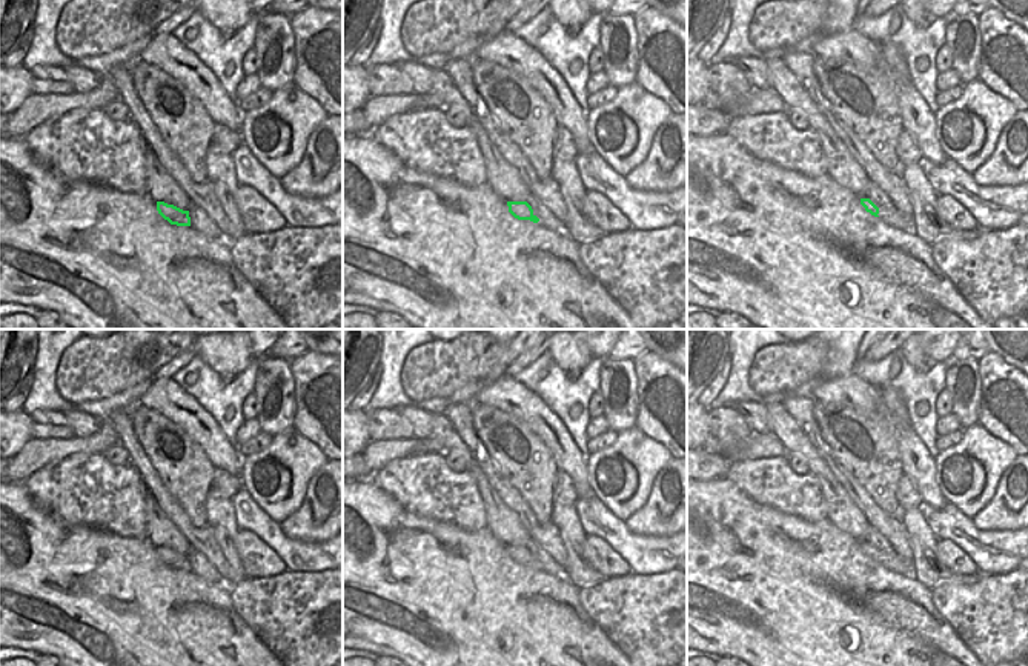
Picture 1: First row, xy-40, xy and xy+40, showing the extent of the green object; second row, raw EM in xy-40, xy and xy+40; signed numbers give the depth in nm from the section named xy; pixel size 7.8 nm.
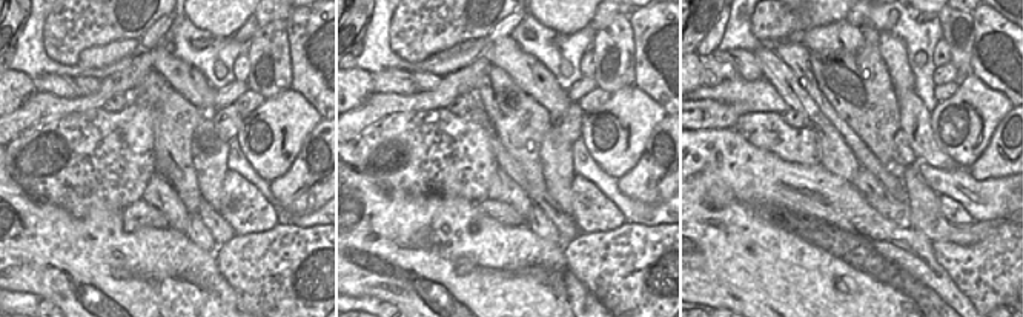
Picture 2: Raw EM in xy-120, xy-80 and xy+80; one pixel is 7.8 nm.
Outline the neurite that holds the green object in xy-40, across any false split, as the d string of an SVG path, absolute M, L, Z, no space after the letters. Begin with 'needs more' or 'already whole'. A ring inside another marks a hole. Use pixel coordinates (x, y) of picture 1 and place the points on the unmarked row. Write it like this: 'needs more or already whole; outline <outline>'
already whole; outline M157 546L157 555L171 569L191 571L189 555L183 555L183 554L180 554L174 549L167 549L164 546Z

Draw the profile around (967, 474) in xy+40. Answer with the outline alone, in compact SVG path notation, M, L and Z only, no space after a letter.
M979 423L965 429L962 440L934 457L934 477L945 500L963 515L973 518L996 494L1002 474L1019 454Z

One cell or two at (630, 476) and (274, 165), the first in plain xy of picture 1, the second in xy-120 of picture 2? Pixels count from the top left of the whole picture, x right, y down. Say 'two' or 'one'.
one

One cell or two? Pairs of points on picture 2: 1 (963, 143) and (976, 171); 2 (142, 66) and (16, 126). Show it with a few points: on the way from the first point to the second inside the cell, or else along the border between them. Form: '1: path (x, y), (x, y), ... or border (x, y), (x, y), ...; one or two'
1: border (993, 133), (988, 146), (966, 168); two
2: path (111, 86), (94, 102), (46, 106); one

